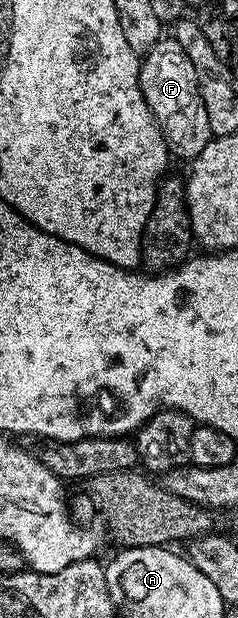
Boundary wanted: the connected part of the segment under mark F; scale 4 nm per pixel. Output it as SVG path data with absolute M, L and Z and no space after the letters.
M162 38L140 57L137 74L141 93L153 115L153 121L161 127L170 157L177 159L178 156L185 162L191 162L213 136L207 122L207 110L203 110L203 98L199 94L199 82L195 78L195 66L191 66L191 58L183 54L183 46L179 46L177 40Z

